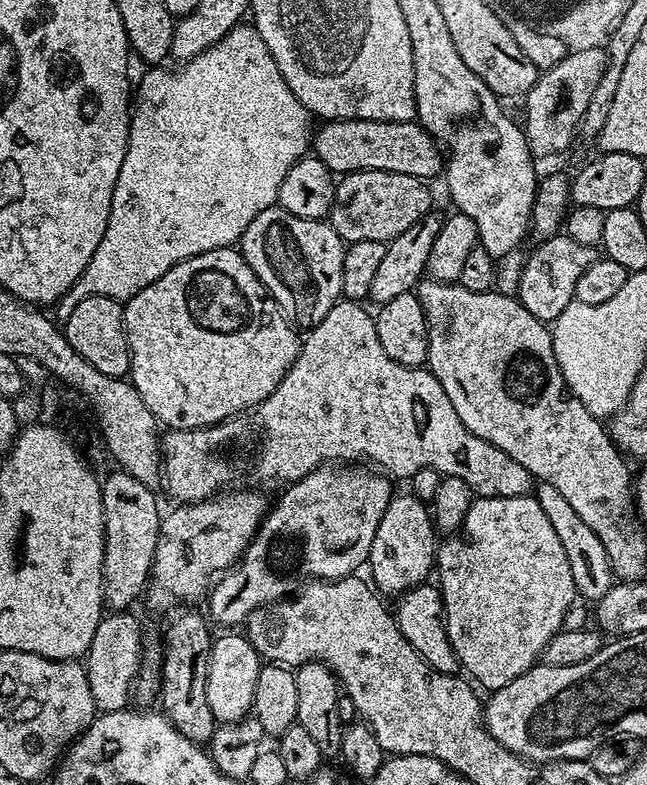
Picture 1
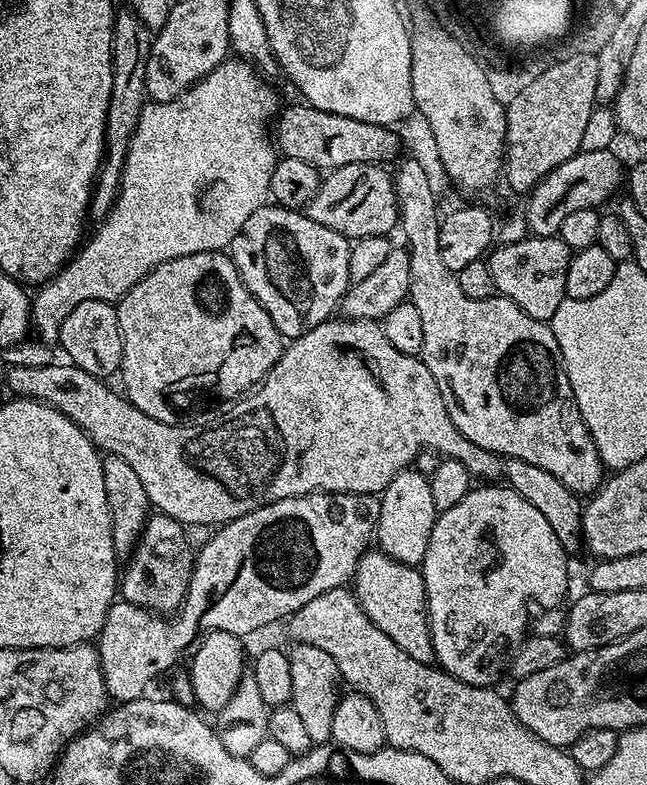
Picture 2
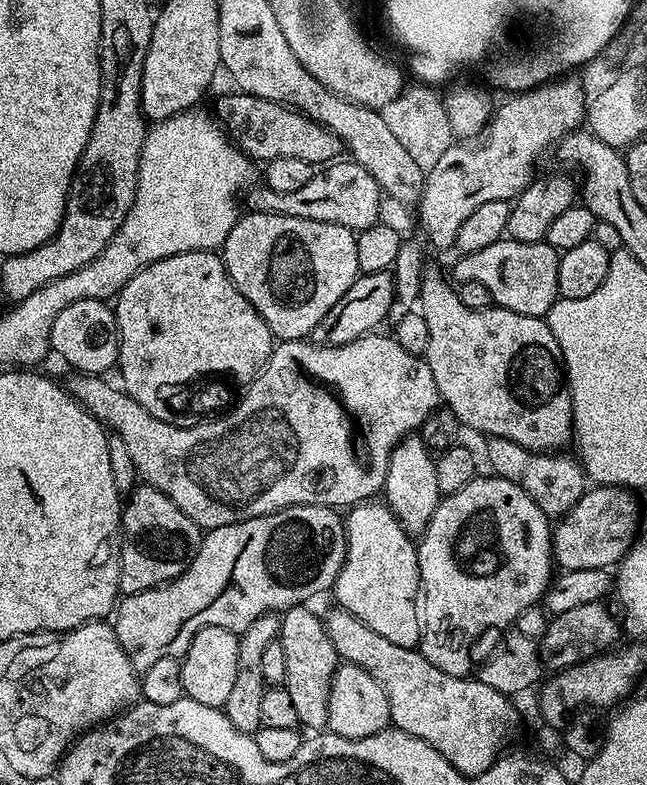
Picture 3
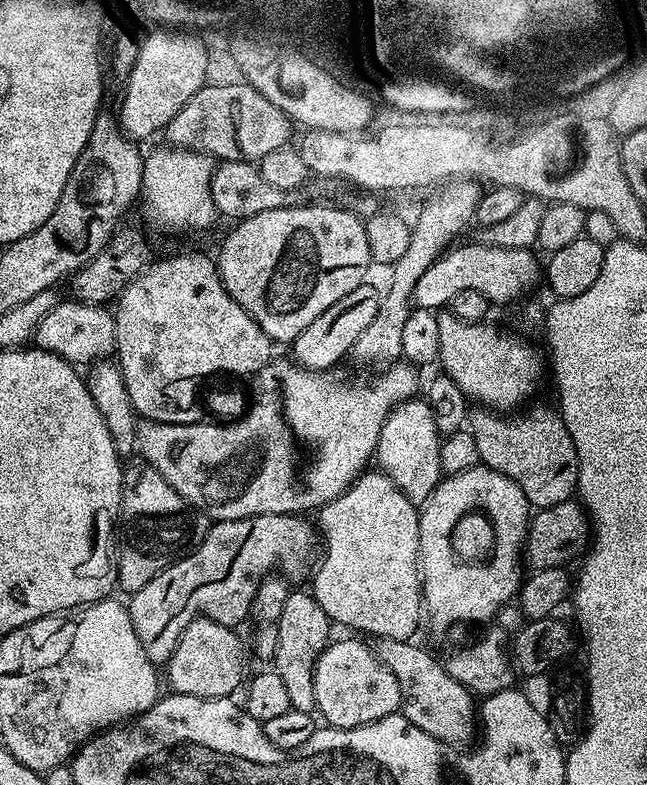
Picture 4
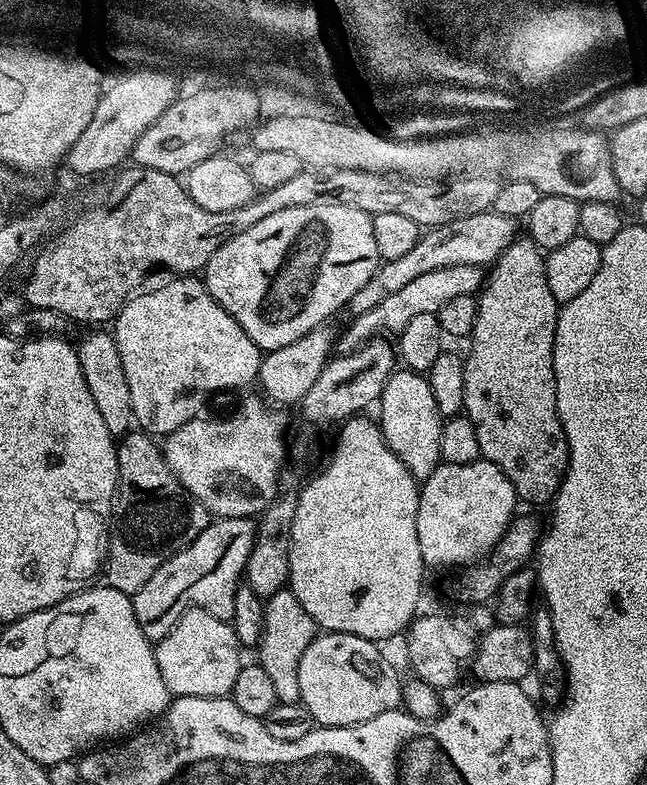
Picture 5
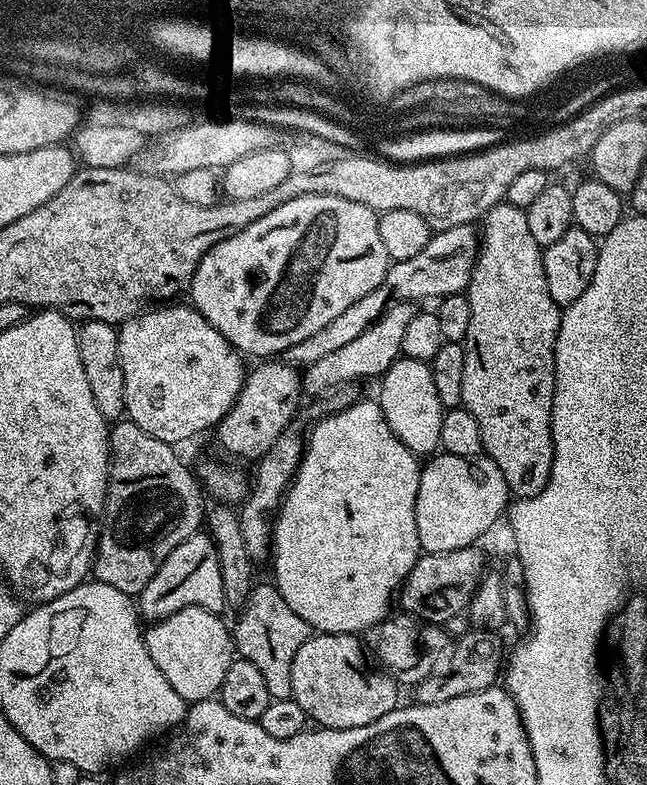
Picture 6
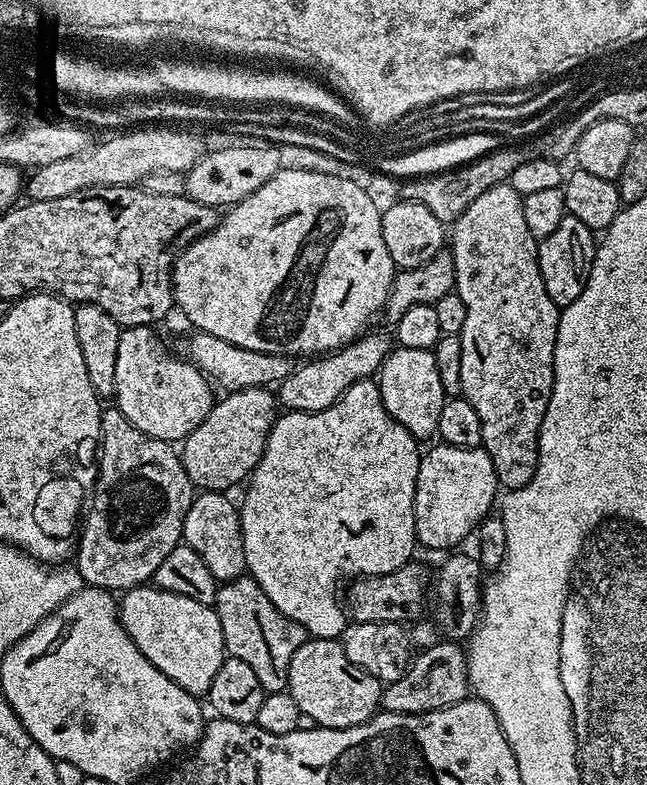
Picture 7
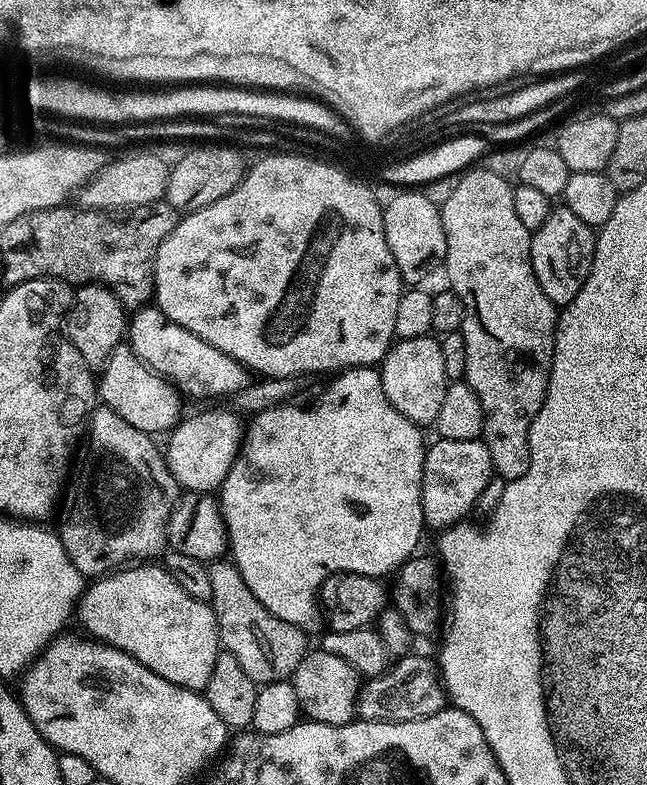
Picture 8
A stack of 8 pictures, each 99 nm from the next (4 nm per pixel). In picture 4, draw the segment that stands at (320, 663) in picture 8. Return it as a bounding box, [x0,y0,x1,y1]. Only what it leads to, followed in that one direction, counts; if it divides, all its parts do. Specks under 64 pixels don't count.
[314,639,402,728]

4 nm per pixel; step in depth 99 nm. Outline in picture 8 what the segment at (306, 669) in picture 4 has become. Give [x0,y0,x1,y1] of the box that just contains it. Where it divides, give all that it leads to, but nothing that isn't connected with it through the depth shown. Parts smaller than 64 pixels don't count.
[208,558,310,686]

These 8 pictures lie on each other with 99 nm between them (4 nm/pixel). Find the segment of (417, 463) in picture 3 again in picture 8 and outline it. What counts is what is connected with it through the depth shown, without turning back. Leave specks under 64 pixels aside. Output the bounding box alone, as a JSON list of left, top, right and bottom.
[378,335,450,426]

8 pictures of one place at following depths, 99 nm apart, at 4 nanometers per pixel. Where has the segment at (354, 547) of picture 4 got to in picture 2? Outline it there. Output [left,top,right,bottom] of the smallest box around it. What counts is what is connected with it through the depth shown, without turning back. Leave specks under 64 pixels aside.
[354,550,436,664]

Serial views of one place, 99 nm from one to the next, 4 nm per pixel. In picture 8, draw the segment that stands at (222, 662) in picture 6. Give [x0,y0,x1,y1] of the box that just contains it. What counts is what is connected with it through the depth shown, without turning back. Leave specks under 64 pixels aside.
[78,562,222,692]

